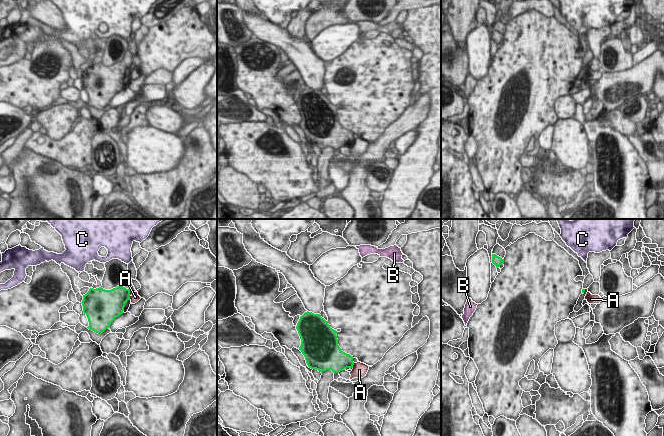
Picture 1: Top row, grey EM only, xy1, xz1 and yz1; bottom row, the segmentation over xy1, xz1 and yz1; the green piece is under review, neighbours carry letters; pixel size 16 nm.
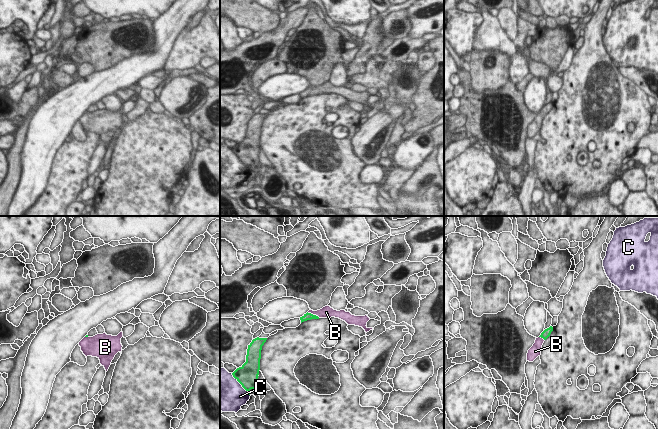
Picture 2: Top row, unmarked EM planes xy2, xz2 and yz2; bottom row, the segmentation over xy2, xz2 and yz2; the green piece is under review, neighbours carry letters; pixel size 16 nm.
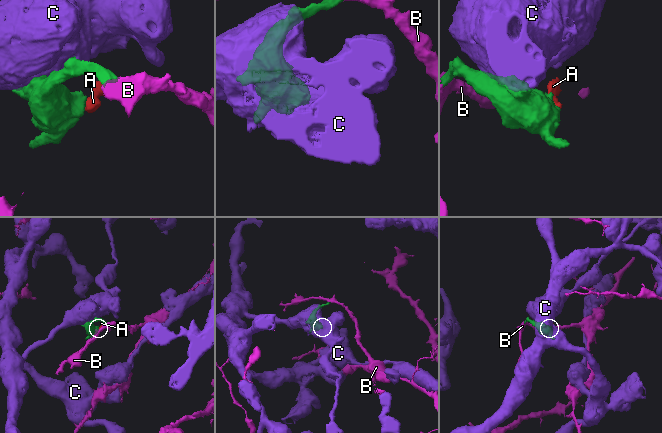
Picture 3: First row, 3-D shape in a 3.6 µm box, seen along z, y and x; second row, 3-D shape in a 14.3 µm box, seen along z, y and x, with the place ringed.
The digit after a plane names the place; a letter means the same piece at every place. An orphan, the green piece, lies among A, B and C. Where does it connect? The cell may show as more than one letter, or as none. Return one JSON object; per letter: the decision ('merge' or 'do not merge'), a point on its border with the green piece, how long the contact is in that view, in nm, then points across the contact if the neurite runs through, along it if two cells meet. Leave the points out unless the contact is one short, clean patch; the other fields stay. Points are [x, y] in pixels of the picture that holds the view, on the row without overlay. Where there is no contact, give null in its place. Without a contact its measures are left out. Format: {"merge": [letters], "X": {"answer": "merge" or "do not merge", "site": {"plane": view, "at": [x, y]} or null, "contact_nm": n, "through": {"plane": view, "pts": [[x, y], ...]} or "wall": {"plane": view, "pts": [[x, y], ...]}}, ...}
{"merge": ["B"], "A": {"answer": "do not merge", "site": {"plane": "xz1", "at": [353, 140]}, "contact_nm": 90, "wall": {"plane": "xz1", "pts": [[354, 139], [352, 143]]}}, "B": {"answer": "merge", "site": {"plane": "xz2", "at": [313, 91]}, "contact_nm": 220, "through": {"plane": "xz2", "pts": [[308, 92], [313, 91], [326, 88]]}}, "C": {"answer": "do not merge", "site": {"plane": "xz2", "at": [240, 159]}, "contact_nm": 480}}

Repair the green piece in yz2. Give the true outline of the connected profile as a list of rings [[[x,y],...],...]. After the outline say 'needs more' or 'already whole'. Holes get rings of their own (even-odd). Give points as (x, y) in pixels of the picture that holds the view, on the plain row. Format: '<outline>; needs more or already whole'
[[[550,102],[549,104],[545,105],[538,114],[536,114],[535,119],[528,126],[527,137],[533,138],[538,132],[541,131],[542,121],[544,117],[550,112],[552,107],[553,103]]]; needs more

